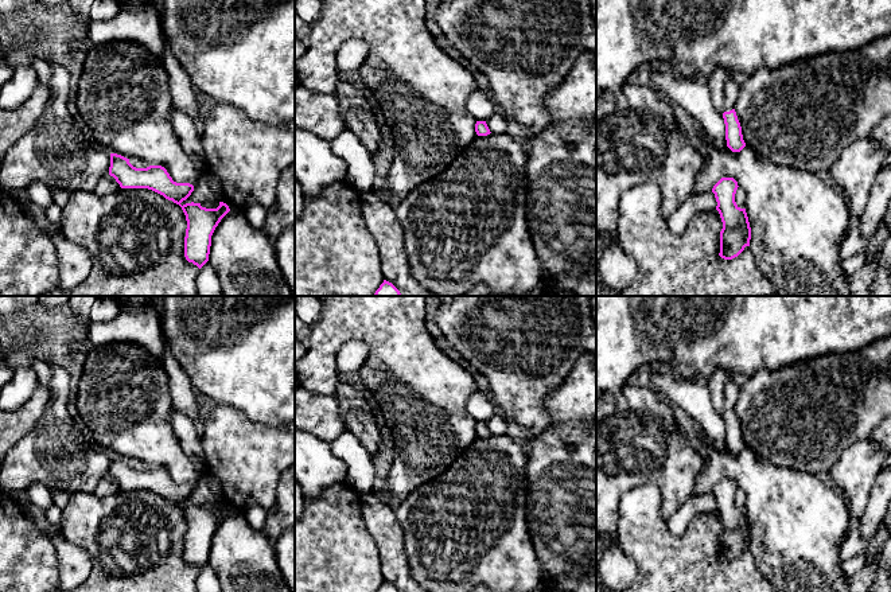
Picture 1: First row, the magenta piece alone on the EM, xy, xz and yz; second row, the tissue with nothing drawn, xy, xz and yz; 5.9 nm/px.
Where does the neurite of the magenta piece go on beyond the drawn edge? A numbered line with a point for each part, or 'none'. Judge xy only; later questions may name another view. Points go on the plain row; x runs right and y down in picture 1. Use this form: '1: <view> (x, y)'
none

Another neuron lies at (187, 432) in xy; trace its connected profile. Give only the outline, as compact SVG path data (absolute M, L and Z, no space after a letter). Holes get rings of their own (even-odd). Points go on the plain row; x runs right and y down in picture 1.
M175 408L171 409L170 418L183 452L194 463L201 475L206 474L199 427L187 414Z

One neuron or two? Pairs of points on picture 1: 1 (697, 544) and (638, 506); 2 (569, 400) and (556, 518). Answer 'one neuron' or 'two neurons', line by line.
1: one neuron
2: one neuron

